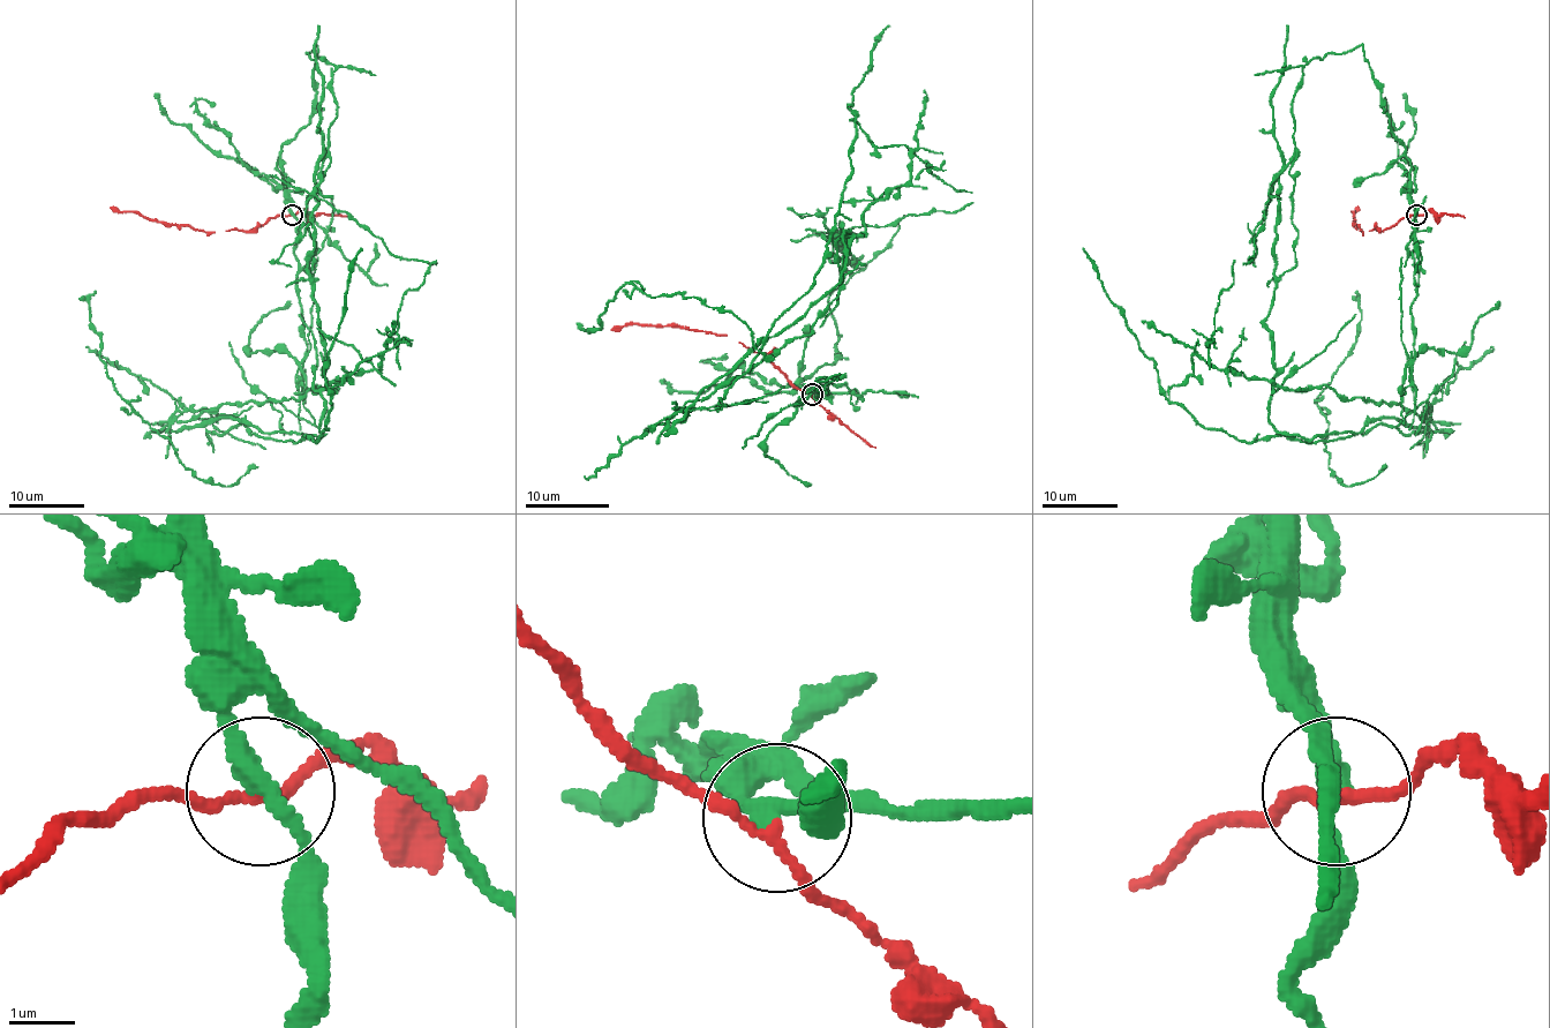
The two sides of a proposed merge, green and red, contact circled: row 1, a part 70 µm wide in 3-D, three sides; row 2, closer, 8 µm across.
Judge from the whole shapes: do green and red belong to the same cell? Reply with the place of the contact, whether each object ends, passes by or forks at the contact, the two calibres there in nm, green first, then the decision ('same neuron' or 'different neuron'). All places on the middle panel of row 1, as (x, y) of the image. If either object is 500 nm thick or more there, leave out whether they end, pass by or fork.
place (812, 395); green passes by; red passes by; calibres 280 and 140 nm; different neuron

